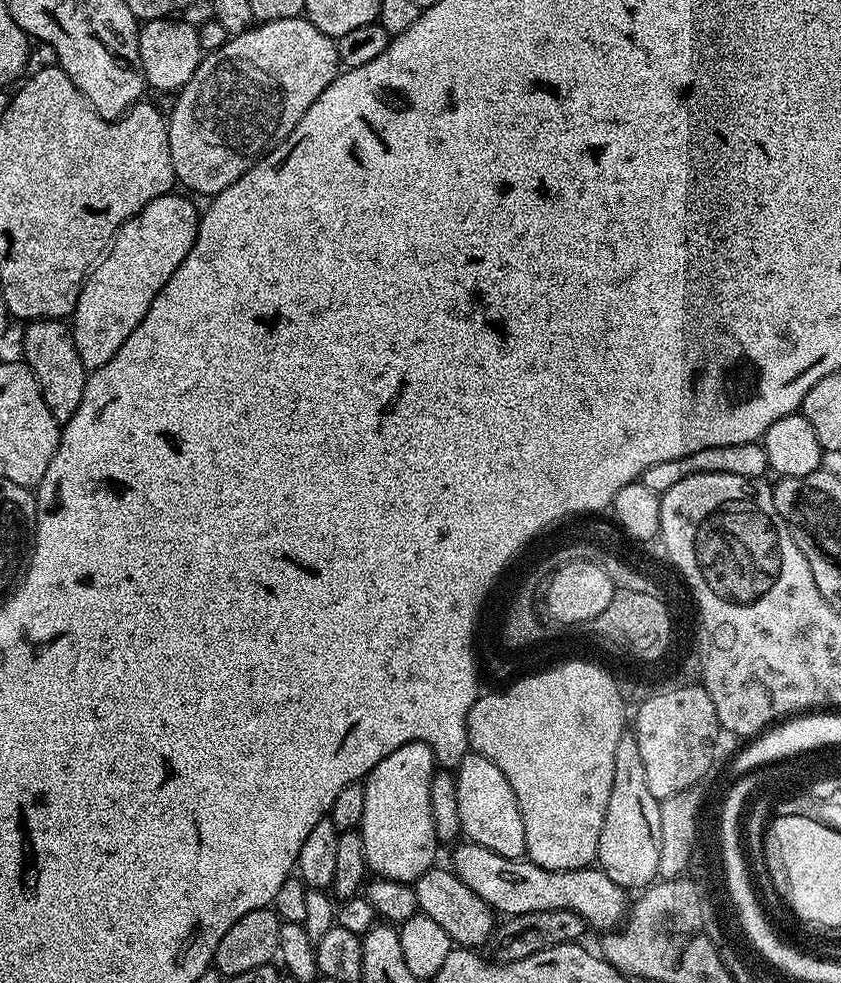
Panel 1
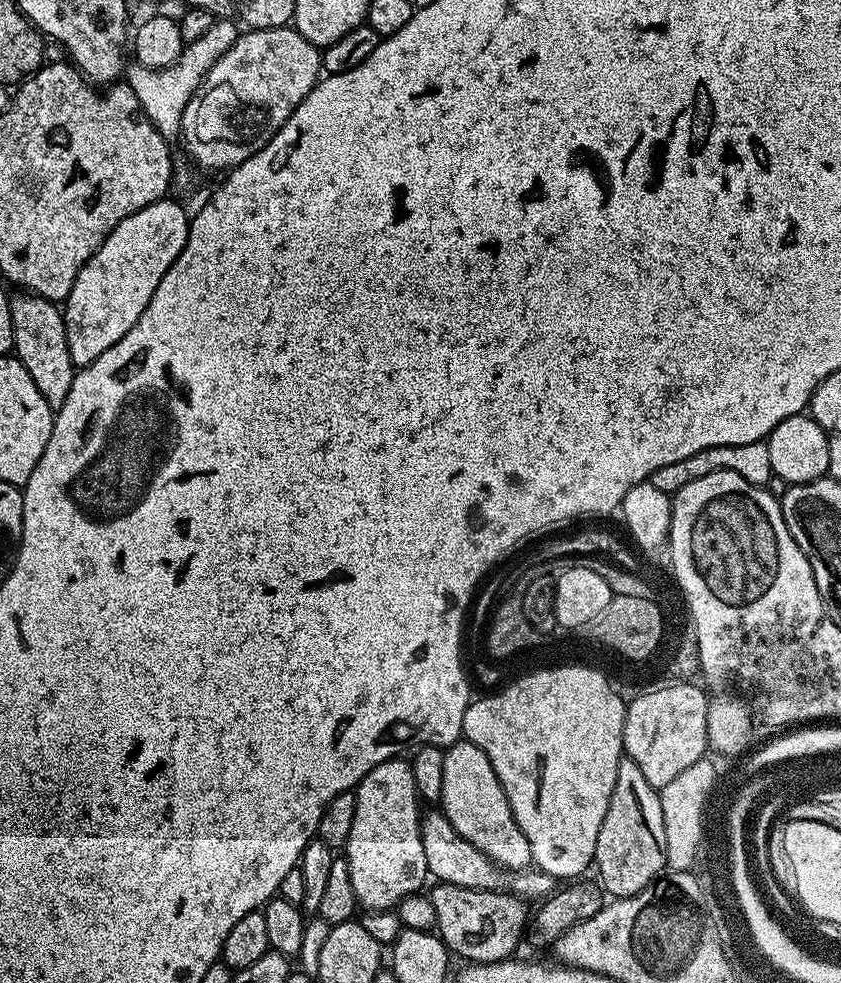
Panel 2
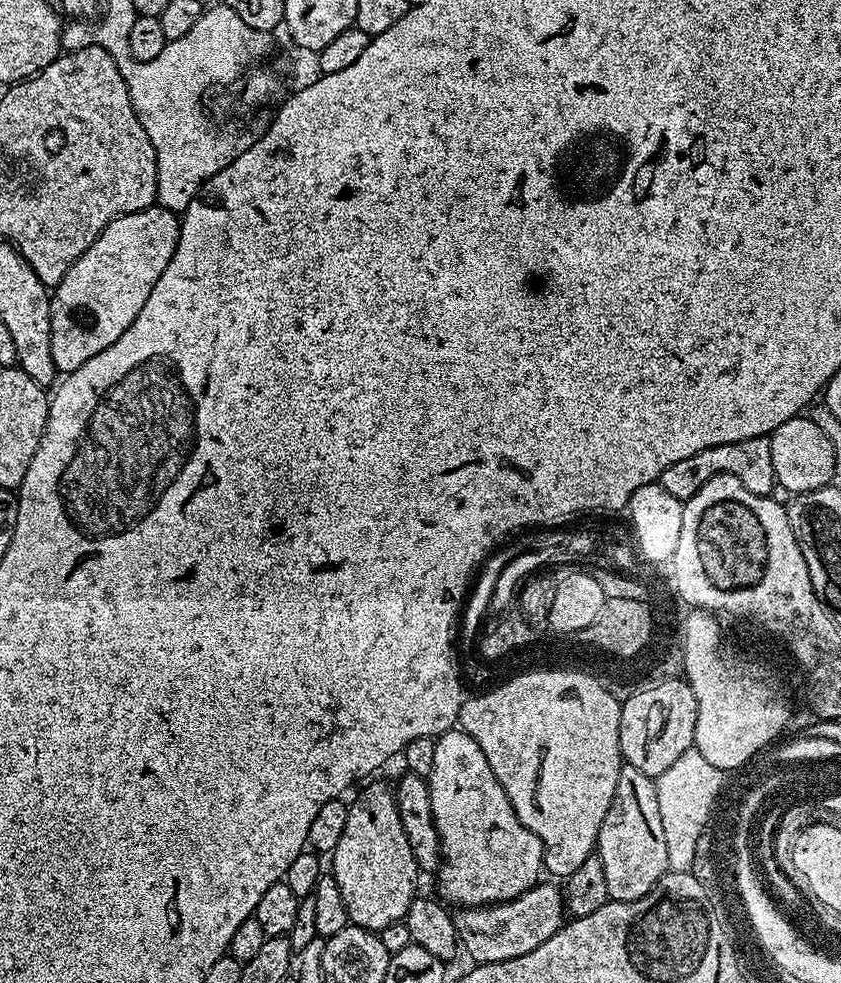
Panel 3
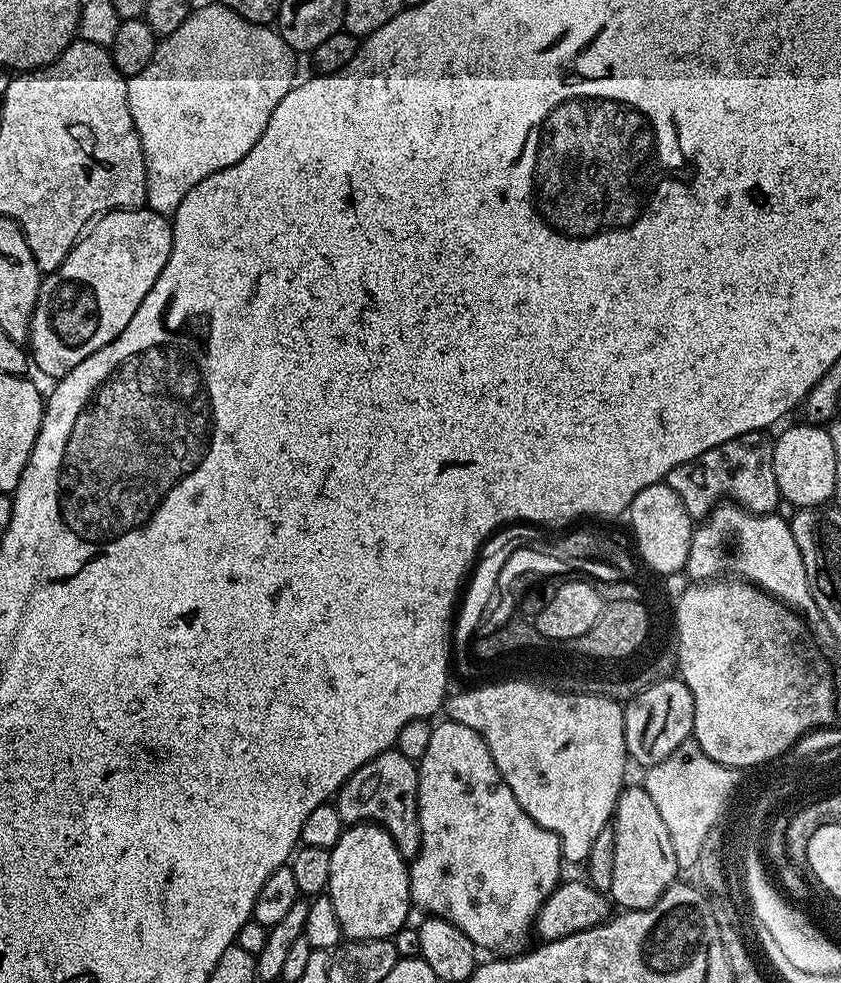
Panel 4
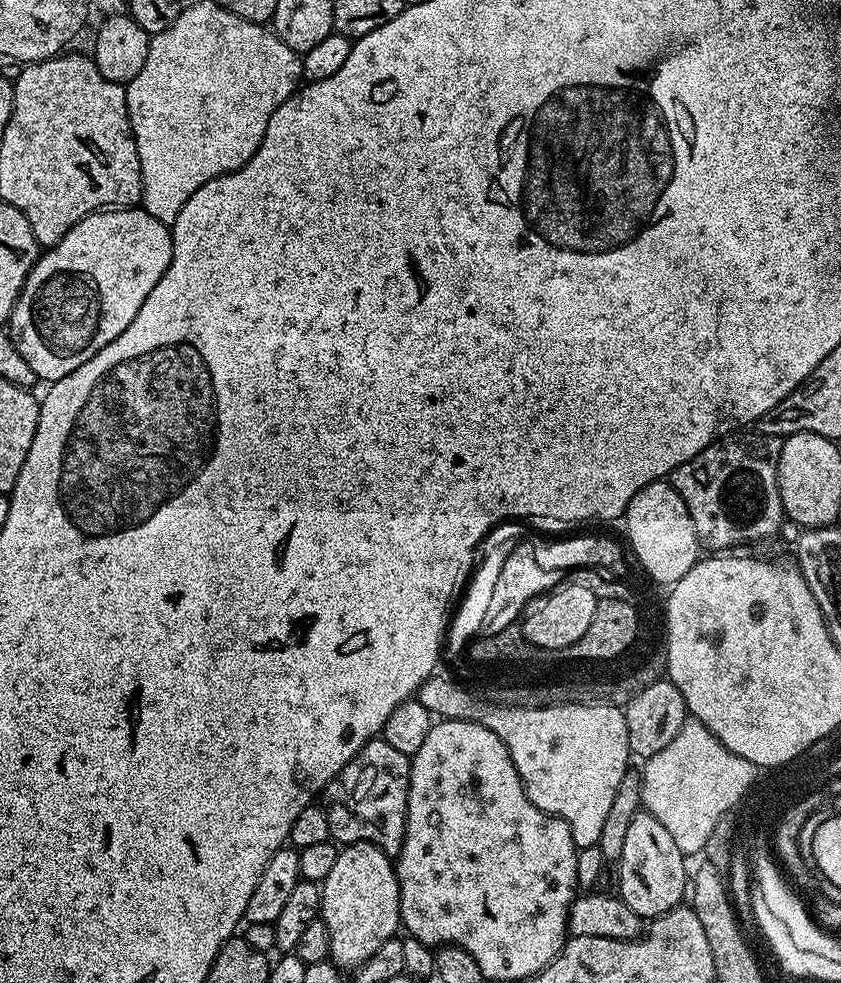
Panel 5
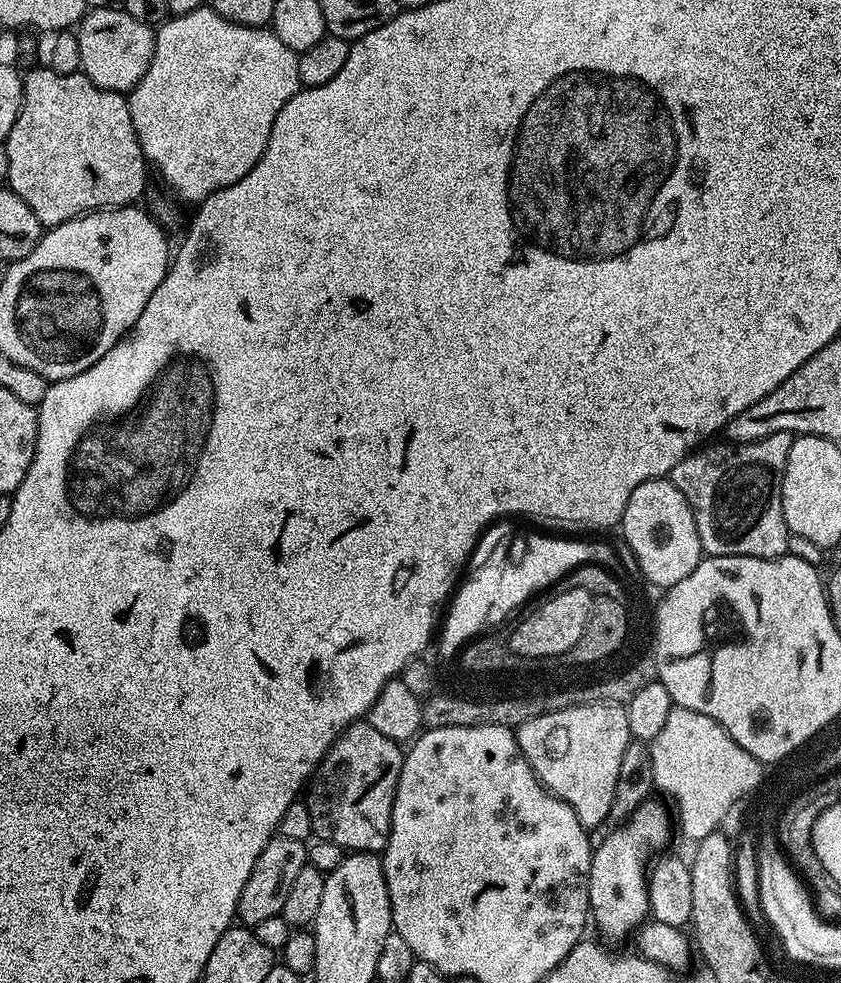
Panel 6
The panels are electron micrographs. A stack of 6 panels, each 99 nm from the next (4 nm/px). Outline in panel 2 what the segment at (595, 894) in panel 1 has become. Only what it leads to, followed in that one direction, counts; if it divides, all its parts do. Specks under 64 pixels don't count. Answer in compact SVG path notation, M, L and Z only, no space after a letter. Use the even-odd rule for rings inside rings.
M425 811L420 817L422 846L426 849L426 866L428 875L433 881L442 884L453 884L463 888L477 888L488 892L510 892L525 902L539 901L556 891L558 881L555 876L539 870L505 870L495 864L489 856L482 854L478 846L466 842L454 830L454 826L444 816L443 811Z

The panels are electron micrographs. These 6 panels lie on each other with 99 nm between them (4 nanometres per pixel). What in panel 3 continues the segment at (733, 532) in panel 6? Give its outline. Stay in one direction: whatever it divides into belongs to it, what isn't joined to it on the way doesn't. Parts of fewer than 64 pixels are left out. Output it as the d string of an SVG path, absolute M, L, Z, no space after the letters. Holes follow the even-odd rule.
M768 436L758 438L746 438L742 442L730 442L710 446L698 454L690 454L690 458L682 458L682 462L674 462L674 466L666 466L666 470L658 473L658 482L669 494L680 501L689 500L700 487L718 474L730 474L746 486L746 490L754 490L754 494L772 496L776 487L776 475L774 474L774 458L770 458L770 439Z

